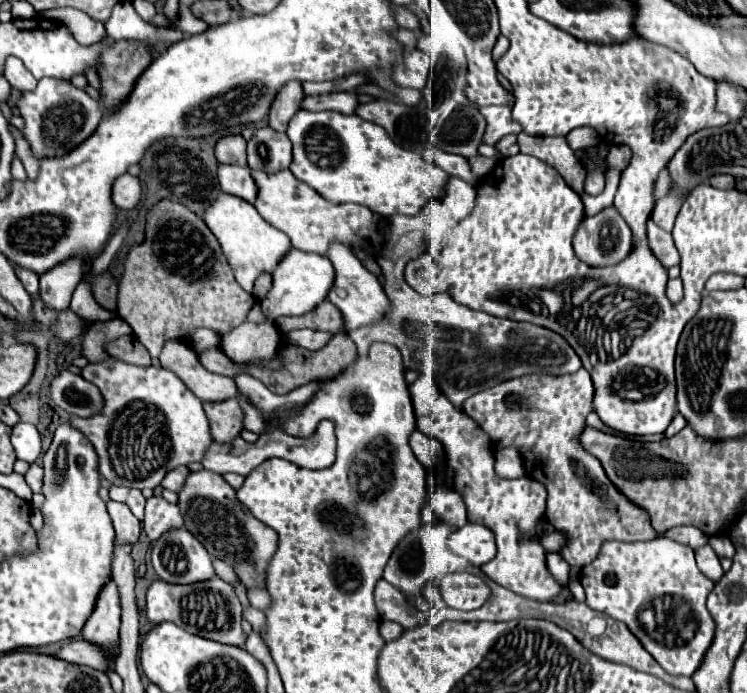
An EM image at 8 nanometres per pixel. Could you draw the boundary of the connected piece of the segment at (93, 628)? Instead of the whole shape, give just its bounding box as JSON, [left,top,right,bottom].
[83,577,121,645]

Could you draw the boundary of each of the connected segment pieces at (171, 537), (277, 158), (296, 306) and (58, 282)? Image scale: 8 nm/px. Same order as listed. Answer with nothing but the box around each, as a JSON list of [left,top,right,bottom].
[[151,527,215,585],[247,127,291,173],[261,249,335,319],[39,259,83,311]]

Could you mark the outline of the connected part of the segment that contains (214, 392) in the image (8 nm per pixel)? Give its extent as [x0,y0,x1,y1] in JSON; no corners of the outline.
[159,341,239,403]

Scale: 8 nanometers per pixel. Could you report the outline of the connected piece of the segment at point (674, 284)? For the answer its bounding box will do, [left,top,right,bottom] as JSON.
[667,279,683,303]

